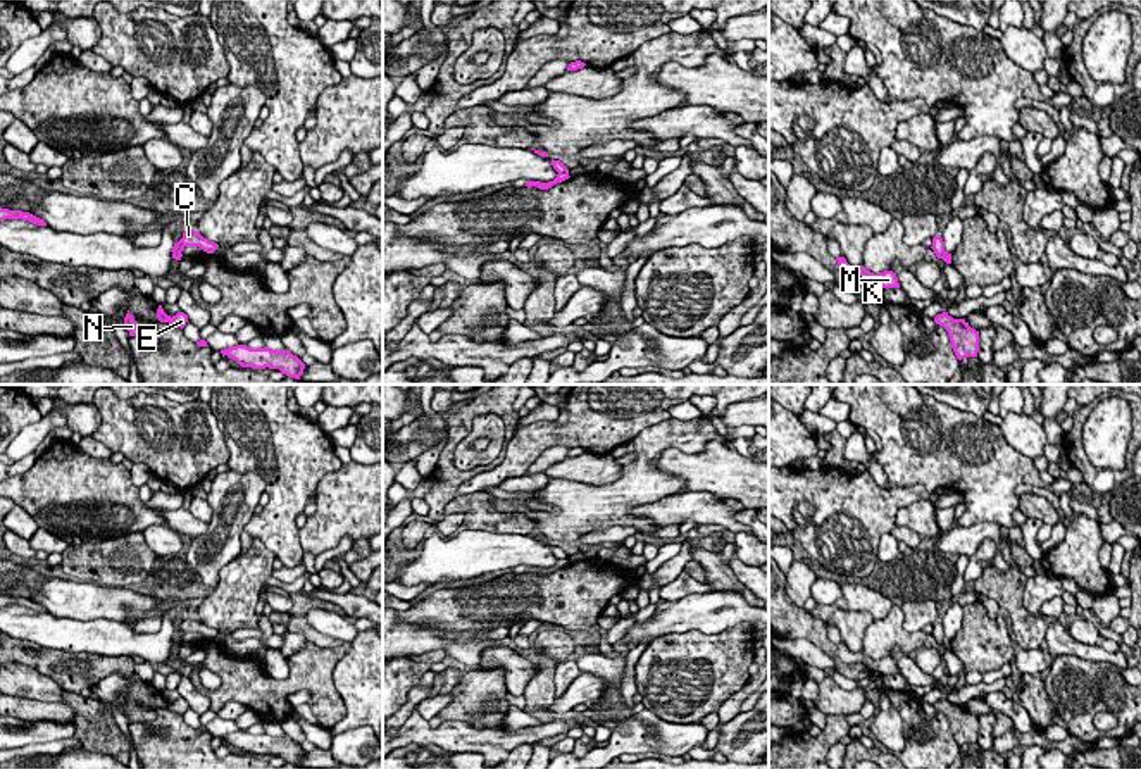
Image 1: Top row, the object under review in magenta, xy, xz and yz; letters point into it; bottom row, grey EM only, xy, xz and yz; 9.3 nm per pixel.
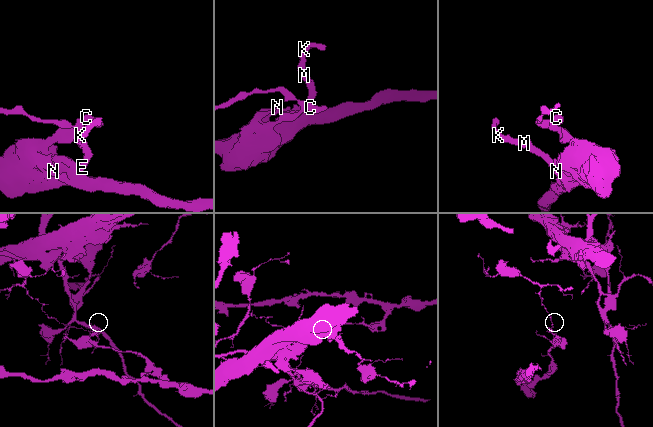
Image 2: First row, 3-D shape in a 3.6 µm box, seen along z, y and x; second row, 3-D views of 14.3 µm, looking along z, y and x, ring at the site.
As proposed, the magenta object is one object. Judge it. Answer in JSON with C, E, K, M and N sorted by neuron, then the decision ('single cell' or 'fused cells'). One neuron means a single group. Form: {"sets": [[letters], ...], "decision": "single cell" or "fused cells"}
{"sets": [["C"], ["E", "K", "M", "N"]], "decision": "fused cells"}

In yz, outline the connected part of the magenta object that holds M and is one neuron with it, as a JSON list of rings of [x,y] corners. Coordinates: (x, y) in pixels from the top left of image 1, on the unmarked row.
[[[838,643],[838,655],[843,662],[848,662],[848,664],[857,664],[857,662],[862,662],[865,666],[869,666],[872,671],[879,671],[882,674],[900,674],[900,669],[898,669],[898,664],[893,657],[884,657],[884,659],[879,659],[879,660],[874,660],[870,657],[867,657],[864,652],[850,652],[846,648],[845,643]]]

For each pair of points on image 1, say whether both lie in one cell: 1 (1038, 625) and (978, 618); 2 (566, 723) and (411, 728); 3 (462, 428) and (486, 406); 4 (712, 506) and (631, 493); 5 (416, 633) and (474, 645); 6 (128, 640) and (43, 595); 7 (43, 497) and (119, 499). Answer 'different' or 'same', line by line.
1: different
2: same
3: same
4: different
5: same
6: different
7: same

